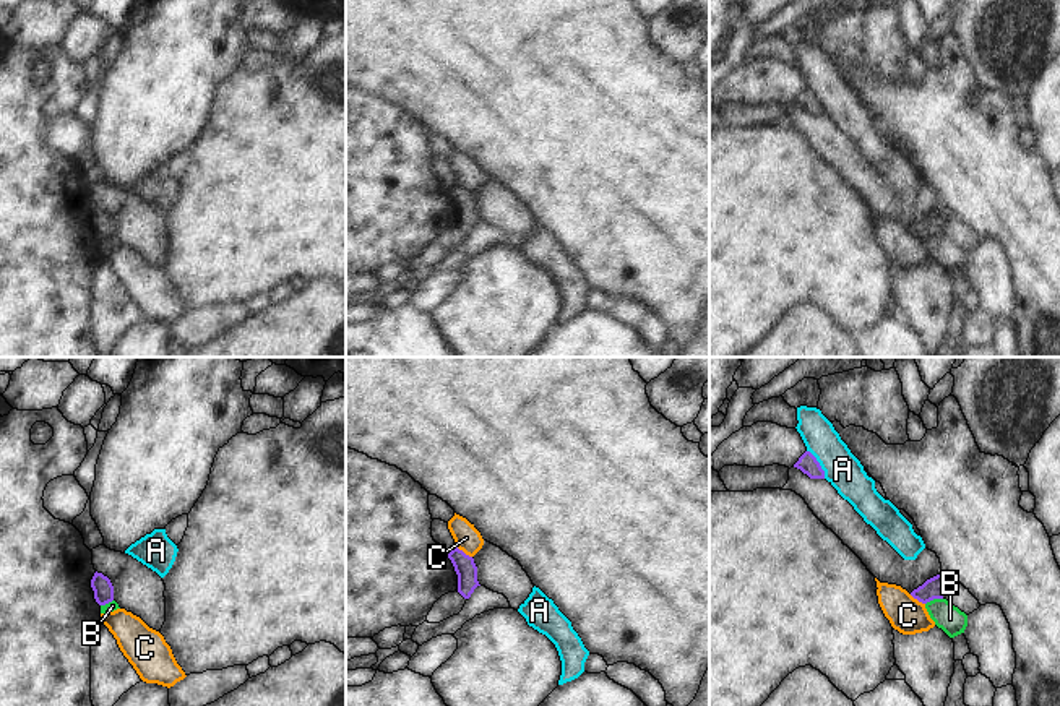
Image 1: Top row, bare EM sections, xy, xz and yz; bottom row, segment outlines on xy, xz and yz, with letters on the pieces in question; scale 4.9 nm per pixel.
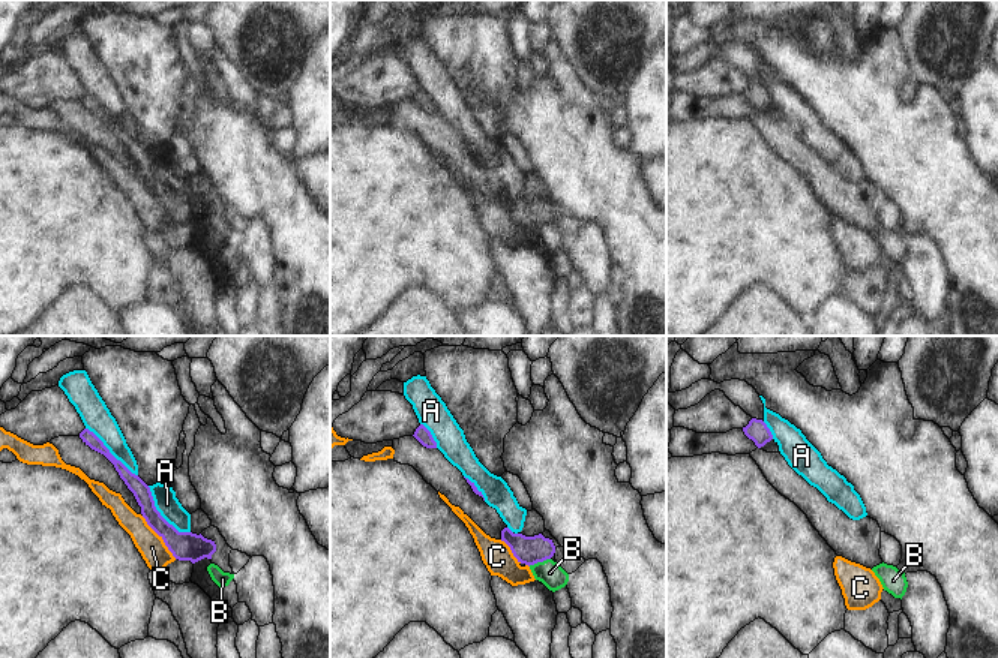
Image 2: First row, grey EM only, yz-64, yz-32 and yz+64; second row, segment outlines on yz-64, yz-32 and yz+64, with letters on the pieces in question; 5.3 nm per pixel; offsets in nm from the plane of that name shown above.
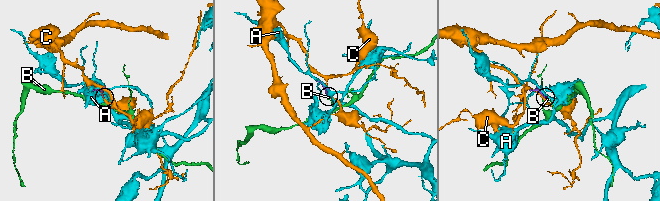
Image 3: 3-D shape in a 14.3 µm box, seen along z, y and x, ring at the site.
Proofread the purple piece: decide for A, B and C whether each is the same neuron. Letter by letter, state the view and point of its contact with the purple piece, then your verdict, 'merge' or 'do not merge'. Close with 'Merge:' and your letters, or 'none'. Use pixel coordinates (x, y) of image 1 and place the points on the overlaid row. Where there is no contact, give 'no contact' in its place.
A: contact yz (818, 464); do not merge
B: contact yz (934, 598); do not merge
C: contact xz (463, 552); do not merge
Merge: none

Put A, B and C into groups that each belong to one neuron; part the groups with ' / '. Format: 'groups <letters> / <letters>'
groups A / B / C

